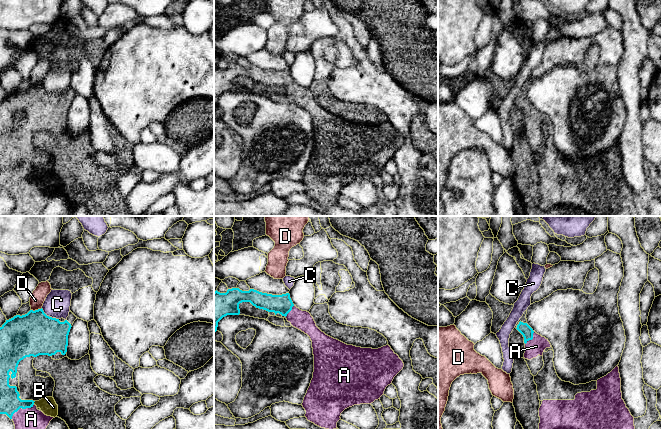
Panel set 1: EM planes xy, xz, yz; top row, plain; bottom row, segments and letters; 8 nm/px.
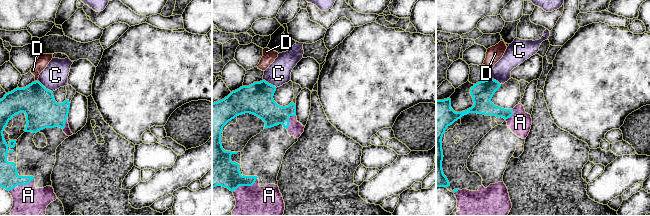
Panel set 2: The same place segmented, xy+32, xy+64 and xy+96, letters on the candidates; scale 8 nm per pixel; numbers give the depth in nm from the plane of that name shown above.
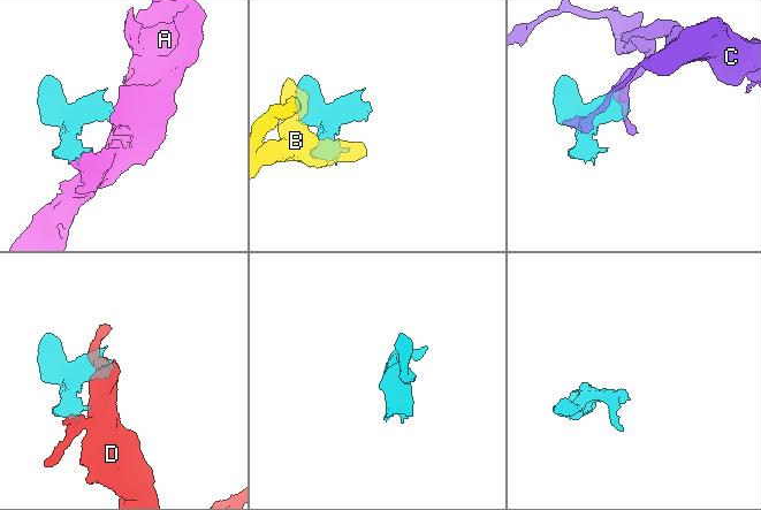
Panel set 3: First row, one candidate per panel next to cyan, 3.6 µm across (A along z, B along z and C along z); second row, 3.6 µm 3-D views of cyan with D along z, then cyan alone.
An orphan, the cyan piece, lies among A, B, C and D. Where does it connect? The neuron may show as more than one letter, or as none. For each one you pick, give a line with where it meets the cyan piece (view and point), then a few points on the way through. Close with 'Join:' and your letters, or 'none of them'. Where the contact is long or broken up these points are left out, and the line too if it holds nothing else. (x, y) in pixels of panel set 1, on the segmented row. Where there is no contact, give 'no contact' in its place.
A: xy (21, 407)
Join: A

